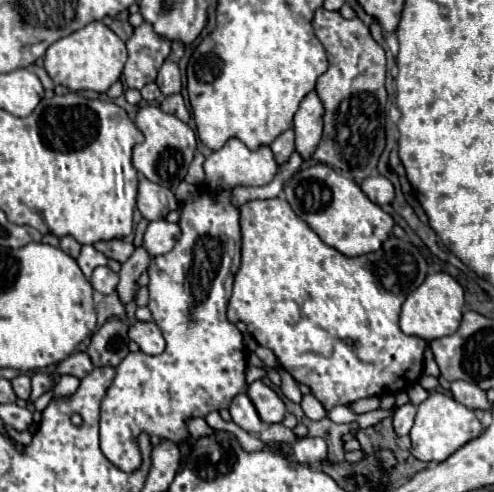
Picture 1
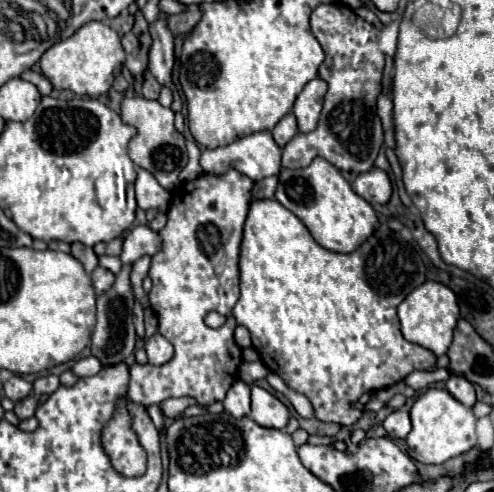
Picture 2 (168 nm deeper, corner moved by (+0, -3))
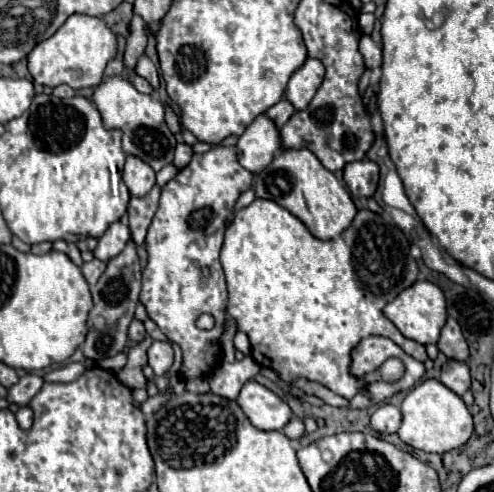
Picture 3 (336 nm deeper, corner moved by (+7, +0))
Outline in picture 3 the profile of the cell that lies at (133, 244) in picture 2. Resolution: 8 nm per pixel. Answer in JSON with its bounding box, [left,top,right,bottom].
[93,221,131,261]

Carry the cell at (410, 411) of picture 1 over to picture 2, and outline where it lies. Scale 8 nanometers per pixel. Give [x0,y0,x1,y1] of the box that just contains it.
[384,410,410,438]

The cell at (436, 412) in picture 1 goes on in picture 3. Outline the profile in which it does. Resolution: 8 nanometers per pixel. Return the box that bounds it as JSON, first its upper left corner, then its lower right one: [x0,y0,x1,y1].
[397,379,473,453]

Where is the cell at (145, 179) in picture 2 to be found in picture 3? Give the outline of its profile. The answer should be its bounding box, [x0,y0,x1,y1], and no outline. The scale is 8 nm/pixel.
[123,155,155,197]

